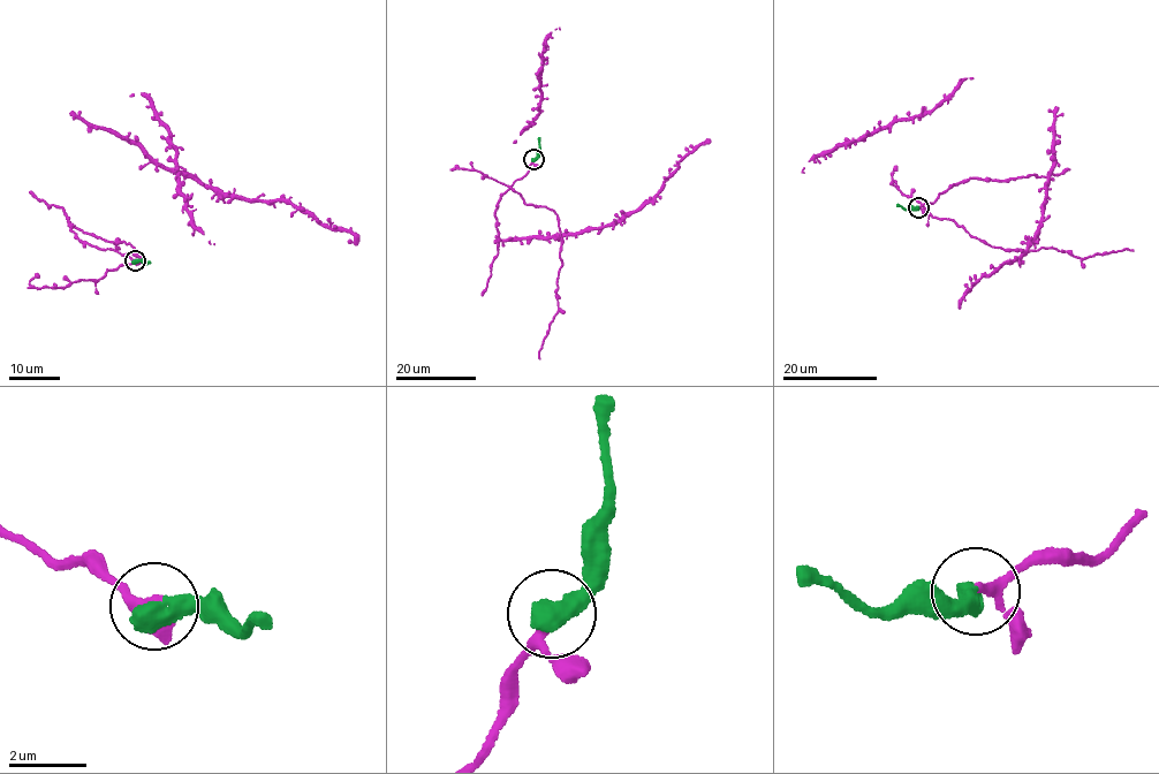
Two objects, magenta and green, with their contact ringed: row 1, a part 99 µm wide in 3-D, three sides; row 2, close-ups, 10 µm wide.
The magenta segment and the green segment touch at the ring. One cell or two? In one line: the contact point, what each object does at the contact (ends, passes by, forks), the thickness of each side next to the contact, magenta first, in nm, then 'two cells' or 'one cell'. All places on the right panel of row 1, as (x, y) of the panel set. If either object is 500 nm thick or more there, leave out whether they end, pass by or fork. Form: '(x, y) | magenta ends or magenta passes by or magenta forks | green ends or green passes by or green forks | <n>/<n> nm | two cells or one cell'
(918, 207) | 180/650 nm | one cell

